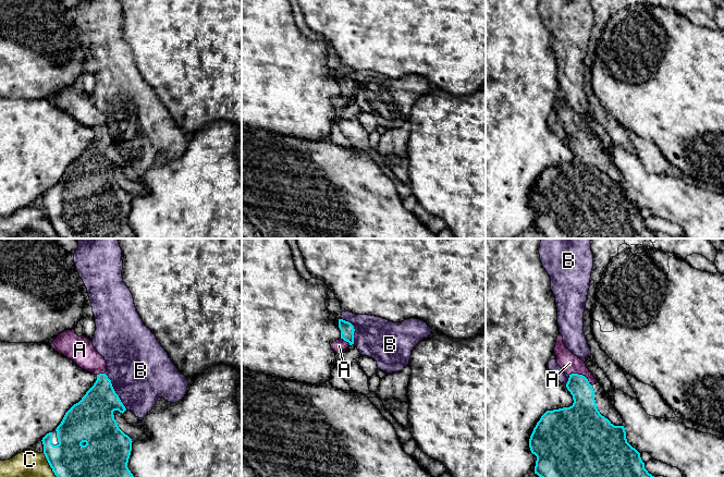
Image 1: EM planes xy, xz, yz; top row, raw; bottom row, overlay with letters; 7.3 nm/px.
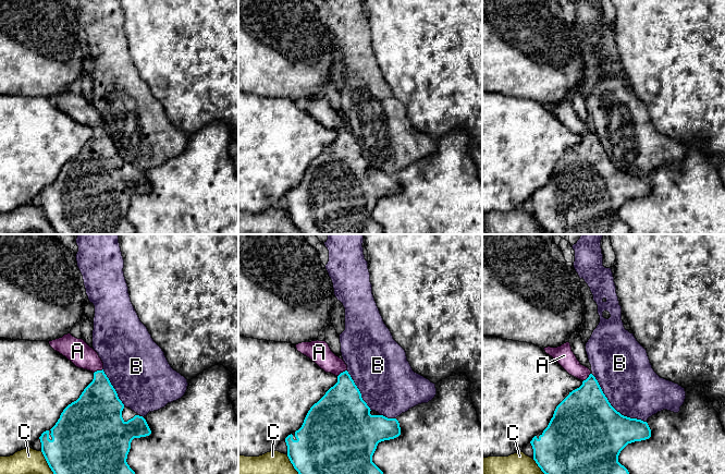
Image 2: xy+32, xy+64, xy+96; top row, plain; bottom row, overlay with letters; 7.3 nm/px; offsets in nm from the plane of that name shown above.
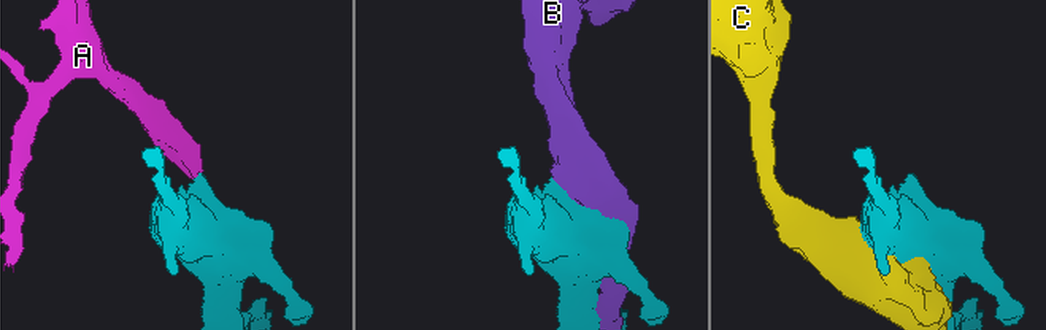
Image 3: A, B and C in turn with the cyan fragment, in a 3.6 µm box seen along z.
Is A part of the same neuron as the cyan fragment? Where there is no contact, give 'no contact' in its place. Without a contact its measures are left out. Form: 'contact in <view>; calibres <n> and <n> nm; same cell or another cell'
contact in yz; calibres 190 and 140 nm; same cell

